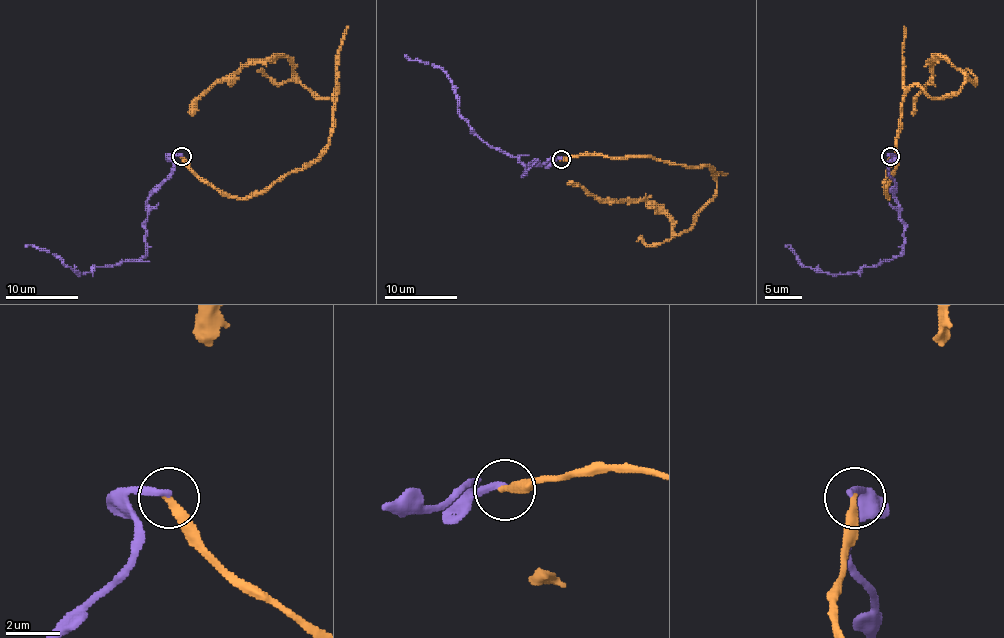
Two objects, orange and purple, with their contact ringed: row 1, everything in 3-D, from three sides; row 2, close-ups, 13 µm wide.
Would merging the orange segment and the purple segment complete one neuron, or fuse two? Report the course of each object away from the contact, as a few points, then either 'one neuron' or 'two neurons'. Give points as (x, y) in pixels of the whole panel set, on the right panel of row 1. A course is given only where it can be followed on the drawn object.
orange via (889, 156), (887, 197), (902, 95), (918, 84), (953, 95), (964, 75), (946, 57), (931, 61), (913, 115) | purple via (889, 156), (898, 219), (904, 225), (898, 256), (827, 274), (811, 269), (785, 247) | two neurons

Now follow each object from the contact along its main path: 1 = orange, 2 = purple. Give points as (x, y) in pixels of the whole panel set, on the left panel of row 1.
1: (182, 156), (224, 192), (262, 194), (328, 143), (337, 84), (315, 95), (286, 57), (249, 61), (191, 115)
2: (182, 156), (171, 157), (171, 174), (149, 196), (146, 256), (78, 274), (58, 258), (31, 245), (25, 247)

